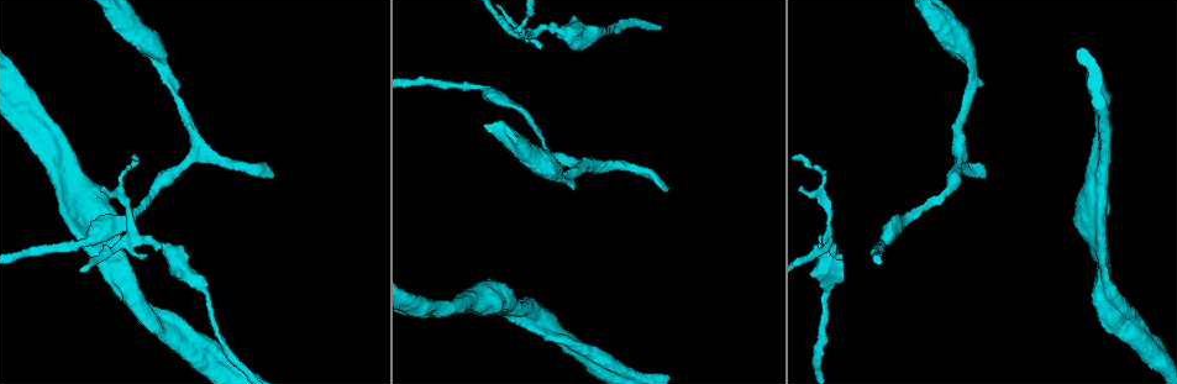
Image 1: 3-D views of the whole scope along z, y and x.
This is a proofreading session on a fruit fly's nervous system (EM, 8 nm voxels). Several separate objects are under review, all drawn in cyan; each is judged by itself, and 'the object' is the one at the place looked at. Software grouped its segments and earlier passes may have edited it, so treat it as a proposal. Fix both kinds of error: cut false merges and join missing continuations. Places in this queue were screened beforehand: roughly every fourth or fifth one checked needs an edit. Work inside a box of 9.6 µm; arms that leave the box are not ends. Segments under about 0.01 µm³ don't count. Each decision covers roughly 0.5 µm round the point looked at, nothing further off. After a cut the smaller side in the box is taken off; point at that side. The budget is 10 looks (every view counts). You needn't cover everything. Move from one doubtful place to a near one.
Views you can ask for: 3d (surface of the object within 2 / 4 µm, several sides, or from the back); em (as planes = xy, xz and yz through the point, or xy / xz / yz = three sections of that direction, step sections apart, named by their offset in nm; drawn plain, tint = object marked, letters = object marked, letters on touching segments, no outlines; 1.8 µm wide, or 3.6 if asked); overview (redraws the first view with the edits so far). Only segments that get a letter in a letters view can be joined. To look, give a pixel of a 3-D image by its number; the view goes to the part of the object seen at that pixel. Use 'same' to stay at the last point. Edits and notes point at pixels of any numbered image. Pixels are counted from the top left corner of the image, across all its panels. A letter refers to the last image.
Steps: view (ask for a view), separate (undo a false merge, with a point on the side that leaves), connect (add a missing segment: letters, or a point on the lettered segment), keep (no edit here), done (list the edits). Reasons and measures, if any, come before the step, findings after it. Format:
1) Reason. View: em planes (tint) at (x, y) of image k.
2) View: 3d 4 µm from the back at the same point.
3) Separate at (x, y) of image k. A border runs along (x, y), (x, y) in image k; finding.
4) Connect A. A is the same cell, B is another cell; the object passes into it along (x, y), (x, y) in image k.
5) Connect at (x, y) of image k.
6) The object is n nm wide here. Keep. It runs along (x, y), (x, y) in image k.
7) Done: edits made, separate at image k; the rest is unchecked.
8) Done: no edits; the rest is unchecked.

Three-way junction. View: em xy step 8 (tint) at (591, 168) of image 1.

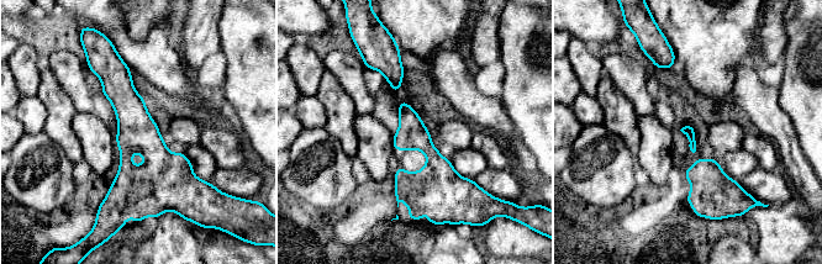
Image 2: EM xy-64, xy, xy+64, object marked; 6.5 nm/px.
Another direction. View: em planes (letters) at the same point.

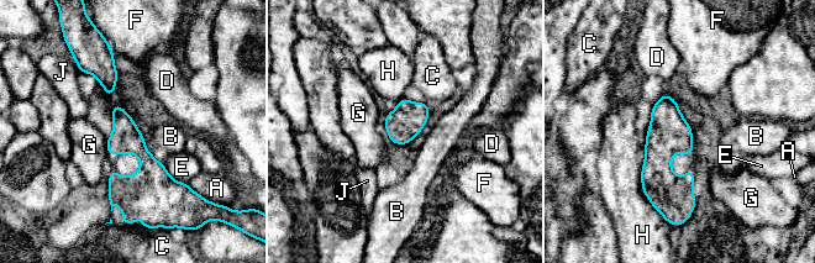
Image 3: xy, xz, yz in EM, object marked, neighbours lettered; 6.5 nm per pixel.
The object is 190 nm wide here. Keep. A, B, C, D, E, F, G, H and J are other cells; it runs along (664, 98), (662, 185), (676, 208) in image 3; continuous, no second cell.

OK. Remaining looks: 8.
An open end. View: 3d 2 µm at (985, 177) of image 1.

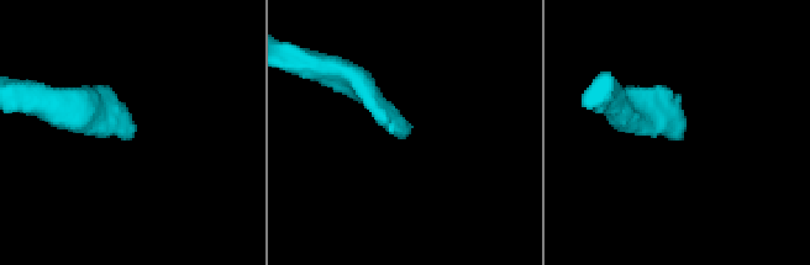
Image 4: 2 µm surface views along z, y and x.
View: em yz step 8 (letters) at (678, 136) of image 4.

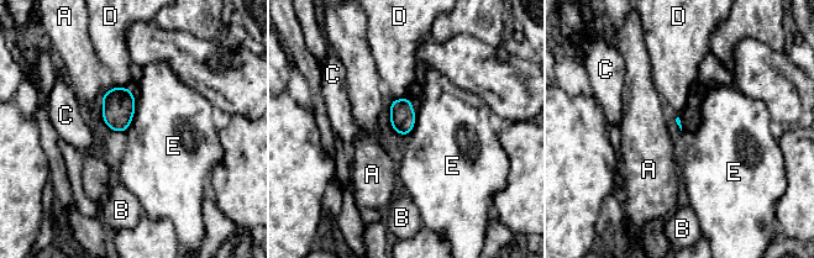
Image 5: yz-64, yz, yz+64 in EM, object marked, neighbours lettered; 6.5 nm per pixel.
View: em planes (letters) at the same point.

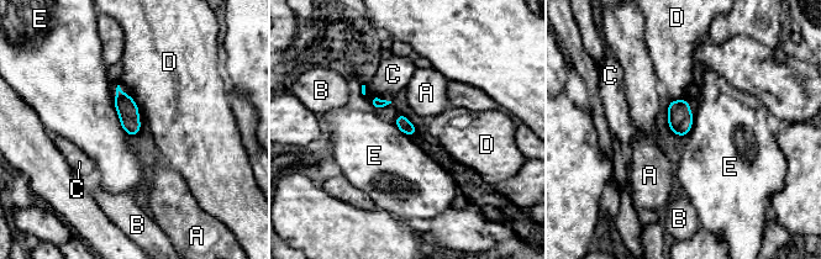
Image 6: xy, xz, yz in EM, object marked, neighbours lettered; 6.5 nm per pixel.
Keep. A, B, C, D and E are other cells; a border runs along (112, 99), (120, 125), (130, 137) in image 6; none of them fits.

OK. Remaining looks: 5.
Thick turns thin. View: em 3.6 µm xz step 16 (plain) at (110, 242) of image 1.

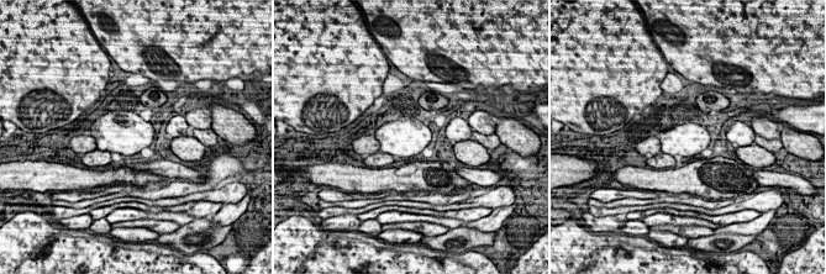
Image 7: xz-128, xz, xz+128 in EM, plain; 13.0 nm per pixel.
With the object marked. View: em 3.6 µm xz step 16 (tint) at the same point.

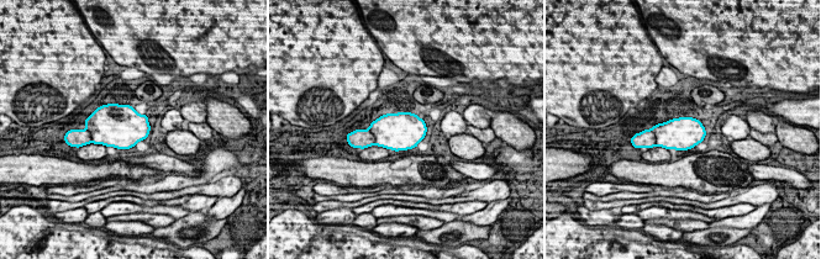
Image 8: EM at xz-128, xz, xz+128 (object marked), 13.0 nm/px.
What lies round it. View: em 3.6 µm xz step 16 (letters) at the same point.

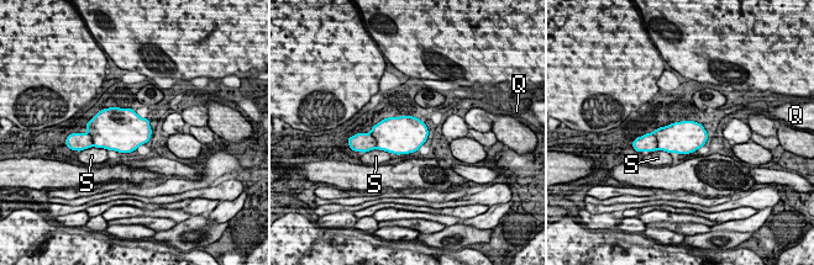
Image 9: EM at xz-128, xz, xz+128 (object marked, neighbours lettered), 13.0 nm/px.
Keep. Q and S are other cells; a border runs along (368, 150), (384, 149), (388, 153) in image 9; continuous, no second cell.

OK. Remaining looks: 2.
Thick turns thin. View: em 3.6 µm planes (letters) at (567, 30) of image 1.

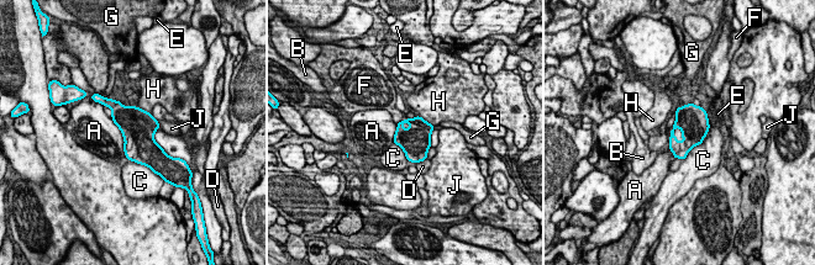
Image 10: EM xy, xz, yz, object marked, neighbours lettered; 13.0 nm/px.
The object is 460 nm wide here. Keep. A, B, C, D, E, F, G, H and J are other cells; a border runs along (111, 117), (121, 133), (125, 155) in image 10; all the same cell.

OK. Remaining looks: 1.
Done: no edits; the rest is unchecked.

